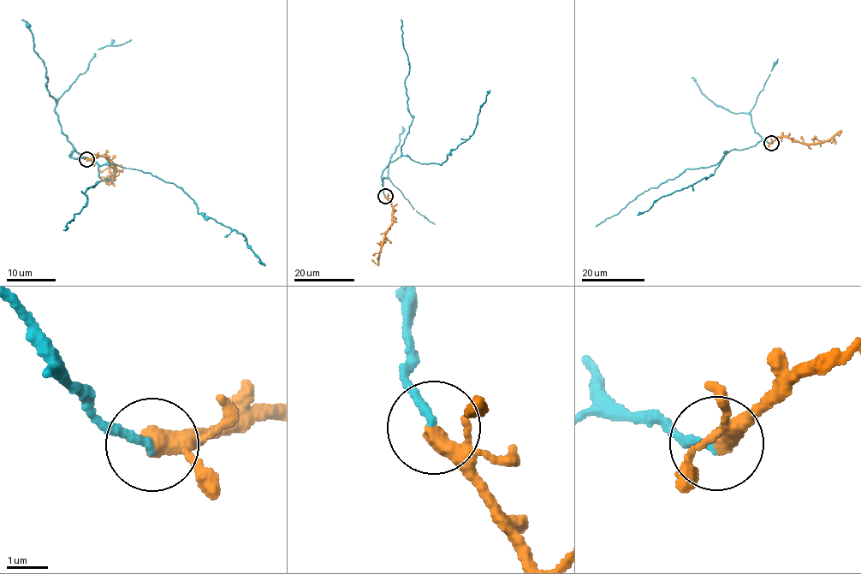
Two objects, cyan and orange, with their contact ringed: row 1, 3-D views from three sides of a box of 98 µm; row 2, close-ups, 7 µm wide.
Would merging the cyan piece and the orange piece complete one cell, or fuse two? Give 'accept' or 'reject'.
reject

